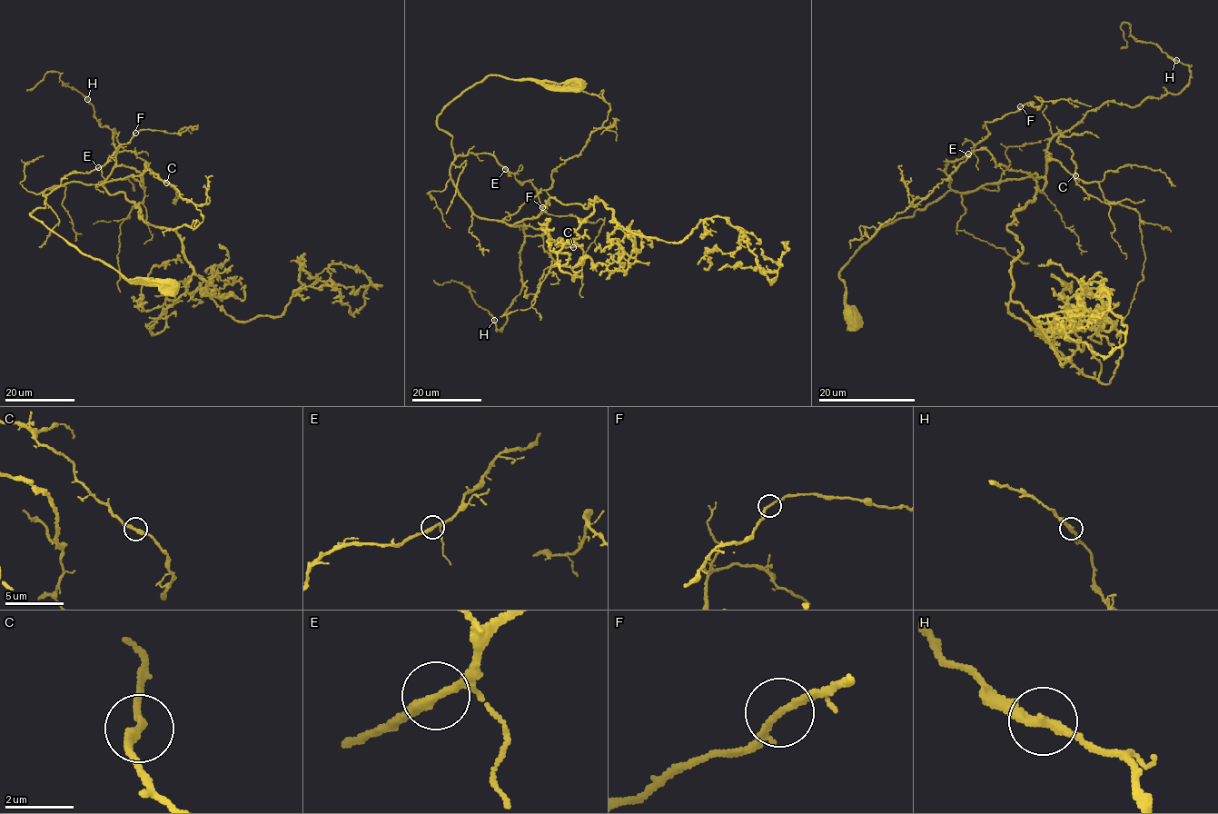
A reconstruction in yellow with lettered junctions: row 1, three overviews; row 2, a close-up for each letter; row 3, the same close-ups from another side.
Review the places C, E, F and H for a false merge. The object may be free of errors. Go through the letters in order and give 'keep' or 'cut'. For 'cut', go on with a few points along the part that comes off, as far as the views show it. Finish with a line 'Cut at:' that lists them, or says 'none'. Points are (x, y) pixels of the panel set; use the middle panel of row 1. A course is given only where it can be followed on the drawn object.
C: keep
E: keep
F: keep
H: keep
Cut at: none

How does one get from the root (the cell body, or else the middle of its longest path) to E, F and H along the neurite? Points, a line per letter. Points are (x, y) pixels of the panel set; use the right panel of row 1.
E: (855, 318), (846, 308), (839, 272), (879, 228), (938, 201), (950, 189), (946, 161), (968, 153)
F: (855, 318), (839, 278), (851, 256), (879, 228), (938, 201), (950, 189), (946, 161), (1020, 106)
H: (855, 318), (839, 272), (879, 228), (949, 191), (1043, 176), (1048, 143), (1089, 110), (1178, 94), (1175, 60)

